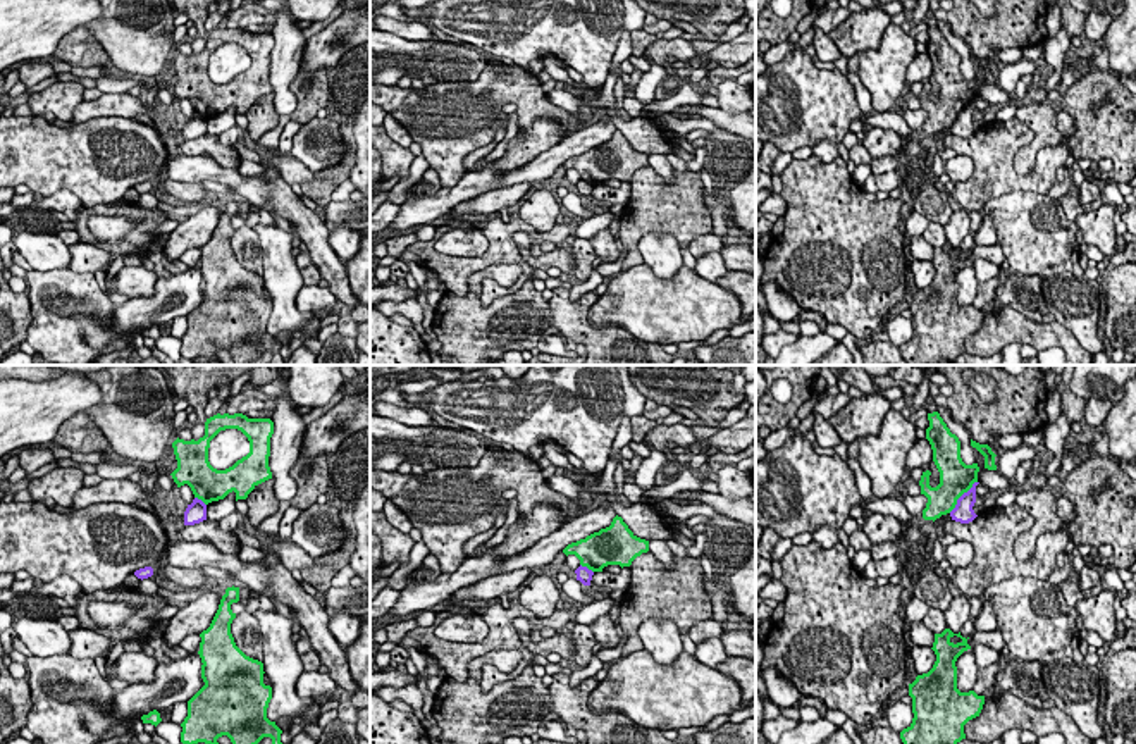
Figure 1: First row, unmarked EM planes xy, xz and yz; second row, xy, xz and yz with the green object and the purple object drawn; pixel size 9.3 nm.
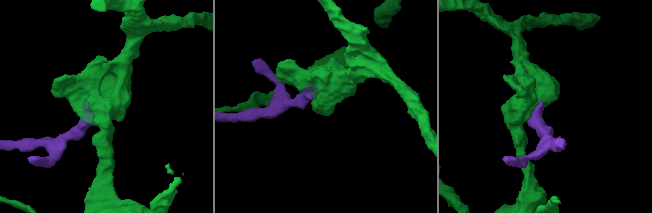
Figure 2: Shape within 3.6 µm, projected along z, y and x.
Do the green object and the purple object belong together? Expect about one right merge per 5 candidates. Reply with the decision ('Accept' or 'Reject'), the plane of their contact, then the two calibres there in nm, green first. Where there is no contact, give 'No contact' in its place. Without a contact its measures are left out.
Reject. Touches green in yz. Thickness 320 nm (green) against 190 nm

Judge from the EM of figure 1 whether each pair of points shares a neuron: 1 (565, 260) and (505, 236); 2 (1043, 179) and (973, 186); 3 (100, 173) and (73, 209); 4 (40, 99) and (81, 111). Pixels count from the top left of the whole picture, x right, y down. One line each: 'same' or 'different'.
1: different
2: same
3: different
4: different

